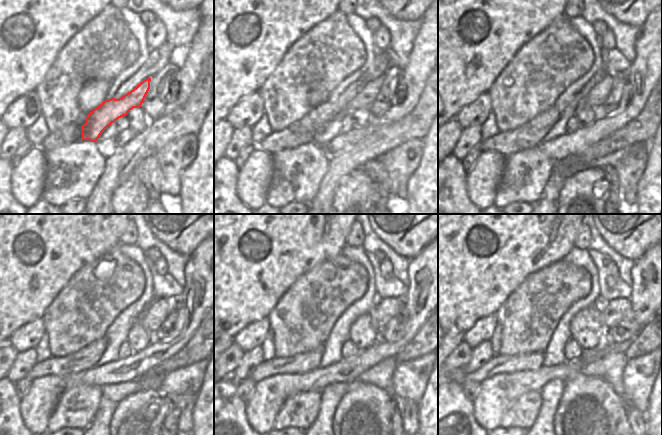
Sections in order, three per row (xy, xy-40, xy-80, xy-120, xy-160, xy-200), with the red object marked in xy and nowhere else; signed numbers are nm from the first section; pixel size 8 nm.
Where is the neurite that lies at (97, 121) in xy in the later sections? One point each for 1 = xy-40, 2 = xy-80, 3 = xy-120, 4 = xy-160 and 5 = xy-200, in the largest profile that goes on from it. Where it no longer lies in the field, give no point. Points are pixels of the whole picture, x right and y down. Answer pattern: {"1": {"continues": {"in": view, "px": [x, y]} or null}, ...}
{"1": {"continues": {"in": "xy-40", "px": [364, 98]}}, "2": {"continues": {"in": "xy-80", "px": [596, 96]}}, "3": {"continues": {"in": "xy-120", "px": [150, 319]}}, "4": {"continues": {"in": "xy-160", "px": [377, 312]}}, "5": {"continues": {"in": "xy-200", "px": [604, 304]}}}

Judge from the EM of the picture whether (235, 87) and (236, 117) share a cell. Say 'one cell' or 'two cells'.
two cells

